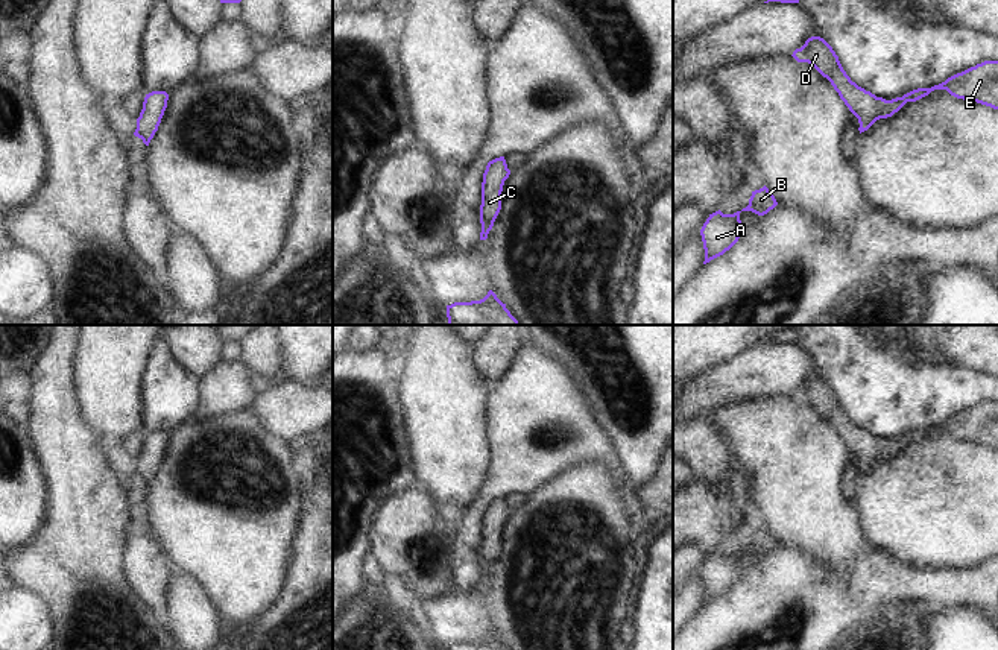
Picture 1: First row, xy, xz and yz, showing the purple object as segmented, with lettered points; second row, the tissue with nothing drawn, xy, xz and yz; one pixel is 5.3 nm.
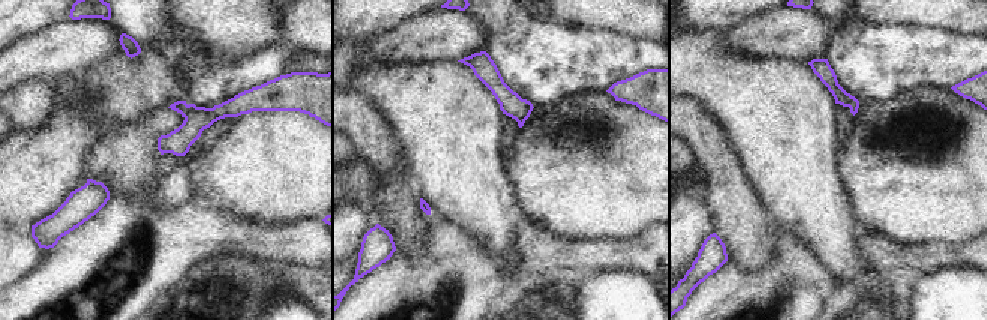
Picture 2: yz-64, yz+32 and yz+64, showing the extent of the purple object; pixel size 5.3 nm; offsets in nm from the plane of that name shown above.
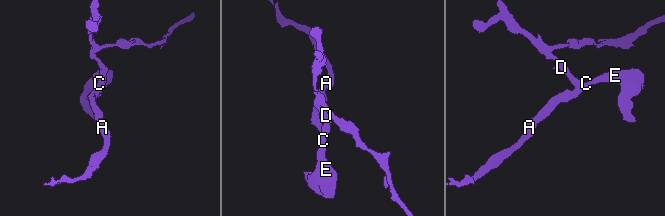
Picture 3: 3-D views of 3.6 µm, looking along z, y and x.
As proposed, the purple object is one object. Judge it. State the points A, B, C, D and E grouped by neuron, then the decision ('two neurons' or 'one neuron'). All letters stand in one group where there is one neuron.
A B C D E; one neuron

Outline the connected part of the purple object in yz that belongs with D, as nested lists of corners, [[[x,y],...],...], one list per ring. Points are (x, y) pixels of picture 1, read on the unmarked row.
[[[811,377],[791,395],[797,402],[811,404],[826,418],[849,451],[858,459],[860,474],[876,460],[892,457],[907,442],[916,442],[934,430],[946,430],[951,436],[998,450],[998,401],[984,401],[948,418],[931,428],[917,428],[902,437],[886,440],[858,427],[843,410],[832,387],[820,377]]]

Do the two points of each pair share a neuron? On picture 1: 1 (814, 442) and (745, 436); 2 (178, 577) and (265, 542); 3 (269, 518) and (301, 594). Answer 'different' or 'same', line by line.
1: same
2: different
3: different

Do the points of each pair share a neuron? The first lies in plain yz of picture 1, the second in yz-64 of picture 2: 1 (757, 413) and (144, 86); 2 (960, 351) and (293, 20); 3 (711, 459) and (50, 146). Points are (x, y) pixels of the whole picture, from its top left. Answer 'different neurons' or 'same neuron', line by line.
1: different neurons
2: same neuron
3: different neurons

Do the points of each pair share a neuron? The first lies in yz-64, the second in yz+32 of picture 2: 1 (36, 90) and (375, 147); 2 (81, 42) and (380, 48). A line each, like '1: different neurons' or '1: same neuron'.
1: same neuron
2: same neuron

